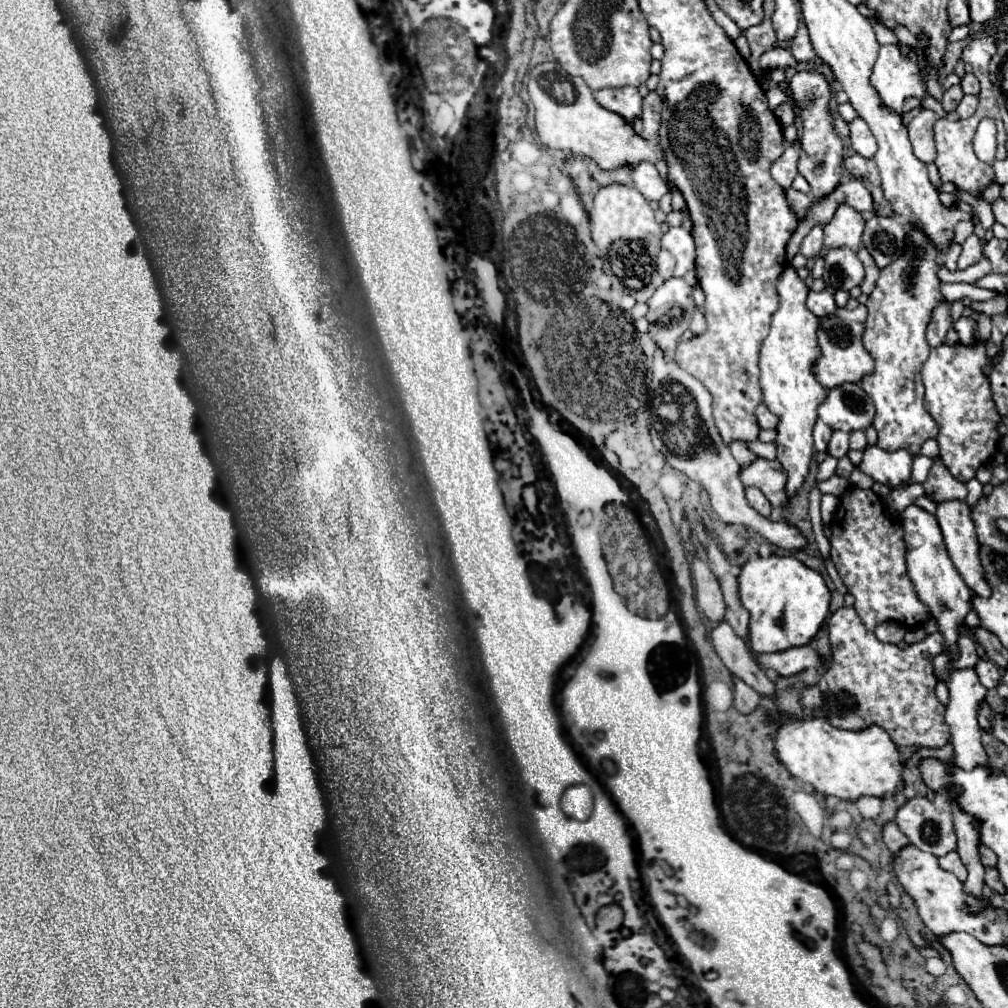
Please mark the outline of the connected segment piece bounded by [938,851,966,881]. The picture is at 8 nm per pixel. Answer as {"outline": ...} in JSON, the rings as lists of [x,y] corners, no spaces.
{"outline":[[[950,851],[950,853],[942,855],[942,857],[938,857],[938,861],[940,861],[940,867],[942,867],[944,871],[954,873],[960,881],[966,879],[966,867],[962,867],[962,861],[958,859],[958,853],[956,853],[956,851]]]}

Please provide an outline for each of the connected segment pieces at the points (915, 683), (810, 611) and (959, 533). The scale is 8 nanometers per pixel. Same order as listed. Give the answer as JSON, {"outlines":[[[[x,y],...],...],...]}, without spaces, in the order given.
{"outlines":[[[[840,607],[828,621],[828,637],[832,637],[834,657],[820,681],[802,691],[802,705],[806,715],[822,715],[834,723],[834,727],[858,731],[868,725],[878,725],[890,733],[896,745],[914,745],[914,747],[942,747],[948,743],[950,733],[944,721],[946,707],[936,699],[934,687],[936,679],[930,667],[930,659],[942,651],[944,637],[940,631],[926,635],[924,641],[912,643],[906,649],[900,649],[892,643],[882,643],[872,631],[868,631],[854,611],[854,607]]],[[[794,555],[748,559],[744,567],[740,567],[738,595],[750,613],[748,645],[754,653],[776,653],[806,645],[824,623],[830,603],[830,591],[822,575]]],[[[942,501],[936,505],[936,519],[940,523],[944,543],[950,559],[970,591],[990,595],[986,579],[982,579],[982,565],[978,563],[978,539],[974,539],[974,521],[964,501]]]]}

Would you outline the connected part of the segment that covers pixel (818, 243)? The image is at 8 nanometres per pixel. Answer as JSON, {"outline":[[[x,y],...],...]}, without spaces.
{"outline":[[[814,227],[814,229],[804,237],[804,241],[802,241],[802,245],[800,245],[800,253],[802,253],[806,259],[818,257],[818,255],[822,253],[822,247],[824,247],[822,239],[824,239],[822,227]]]}

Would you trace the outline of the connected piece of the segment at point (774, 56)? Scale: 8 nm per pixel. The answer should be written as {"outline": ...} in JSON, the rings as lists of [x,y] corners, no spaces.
{"outline":[[[774,47],[770,51],[766,51],[762,57],[760,57],[760,67],[764,71],[772,71],[776,67],[784,69],[784,67],[796,66],[797,61],[792,57],[792,53],[788,49],[782,49],[782,47]]]}

